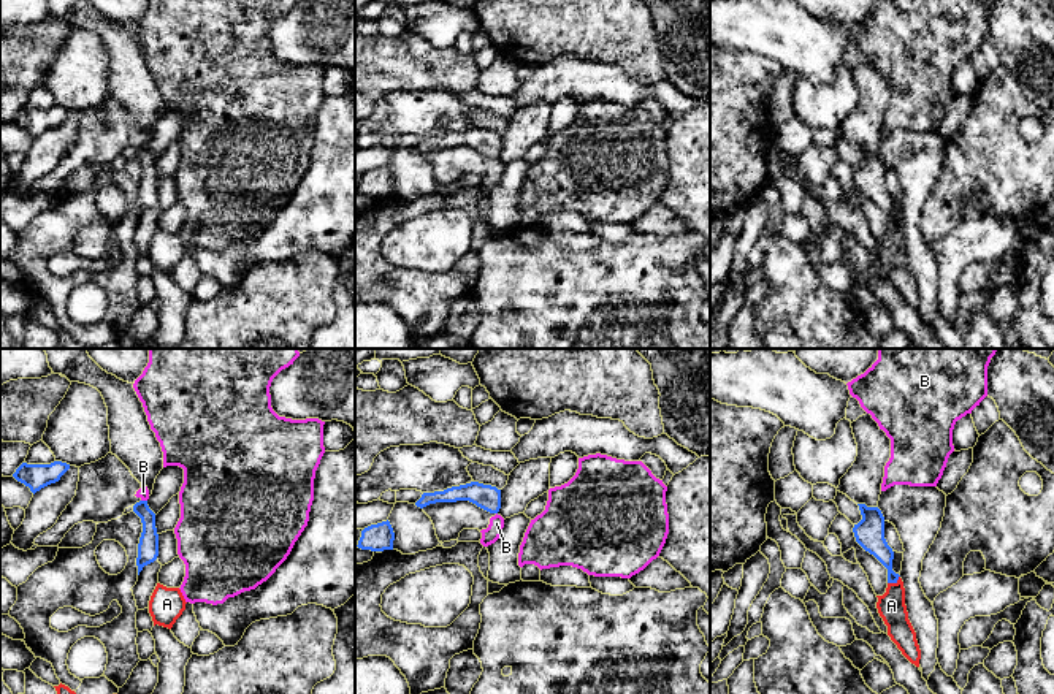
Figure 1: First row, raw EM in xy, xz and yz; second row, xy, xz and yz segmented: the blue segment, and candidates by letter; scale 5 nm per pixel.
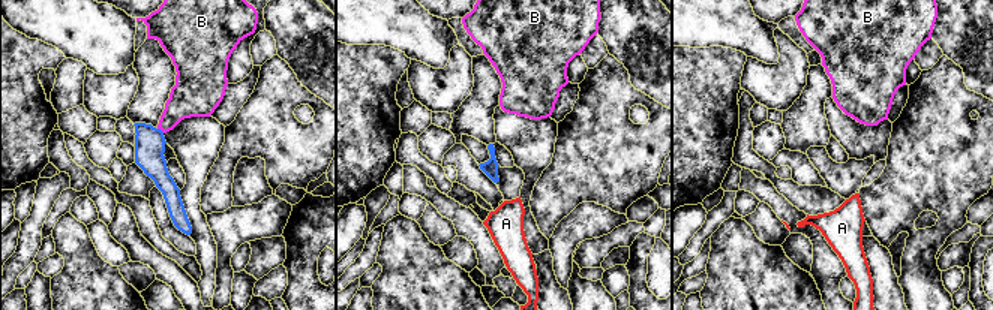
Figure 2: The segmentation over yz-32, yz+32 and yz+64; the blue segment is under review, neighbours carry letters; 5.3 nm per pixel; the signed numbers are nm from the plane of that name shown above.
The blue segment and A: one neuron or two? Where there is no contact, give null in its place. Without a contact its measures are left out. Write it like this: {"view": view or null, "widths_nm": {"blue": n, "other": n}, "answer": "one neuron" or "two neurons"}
{"view": "yz", "widths_nm": {"blue": 130, "other": 140}, "answer": "two neurons"}

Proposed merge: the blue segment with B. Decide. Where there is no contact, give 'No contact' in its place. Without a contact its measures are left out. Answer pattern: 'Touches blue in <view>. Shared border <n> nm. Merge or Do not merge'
Touches blue in xy. Shared border 30 nm. Do not merge

